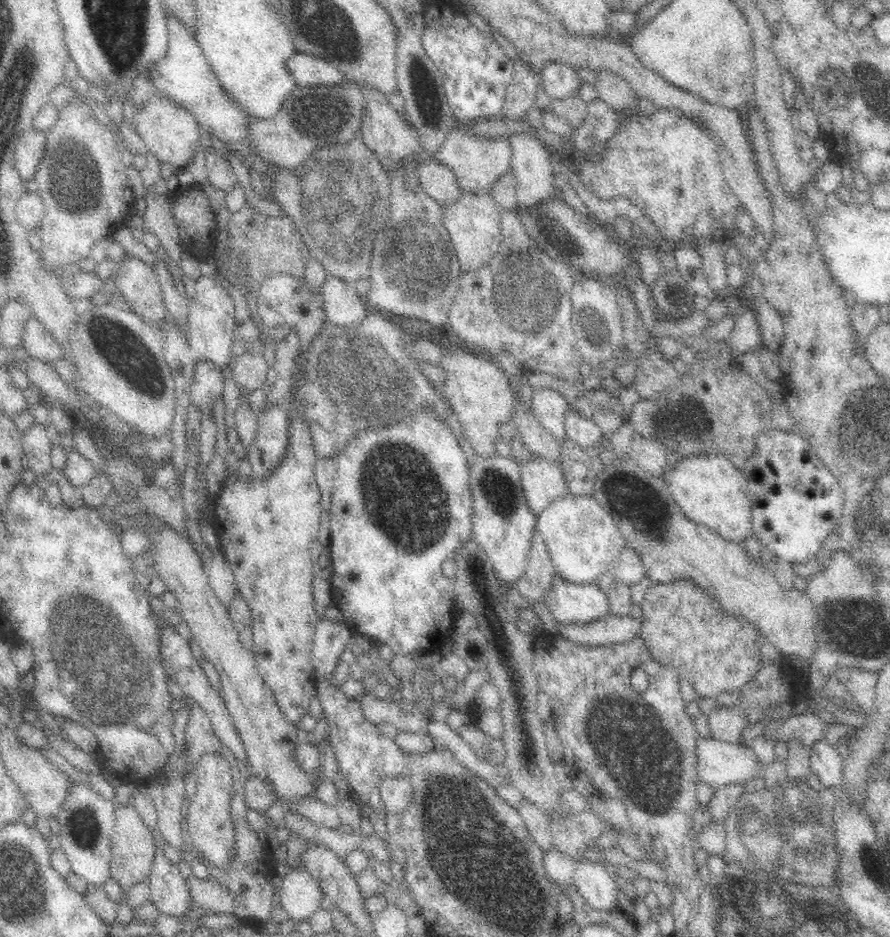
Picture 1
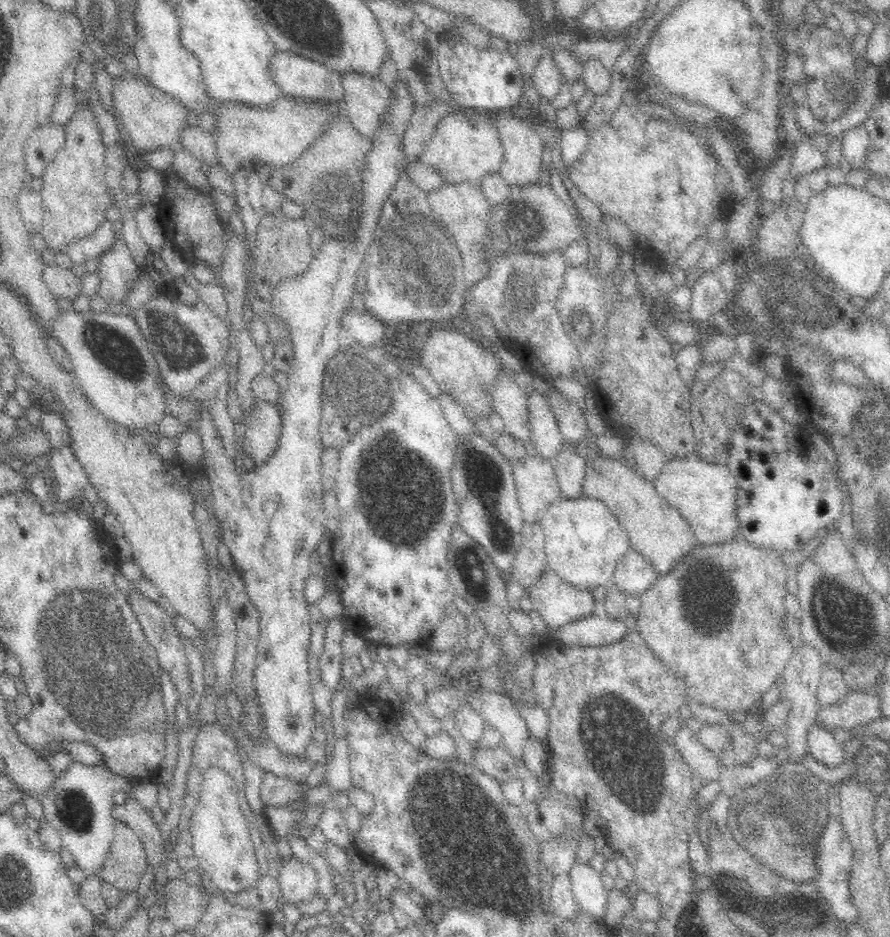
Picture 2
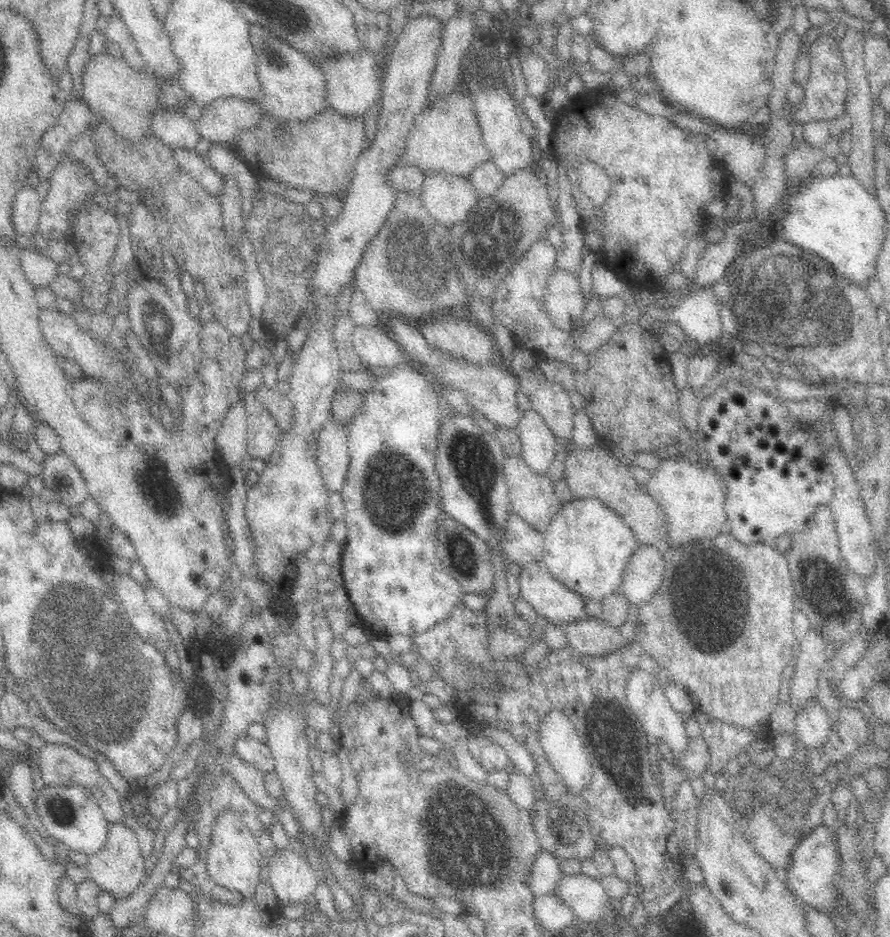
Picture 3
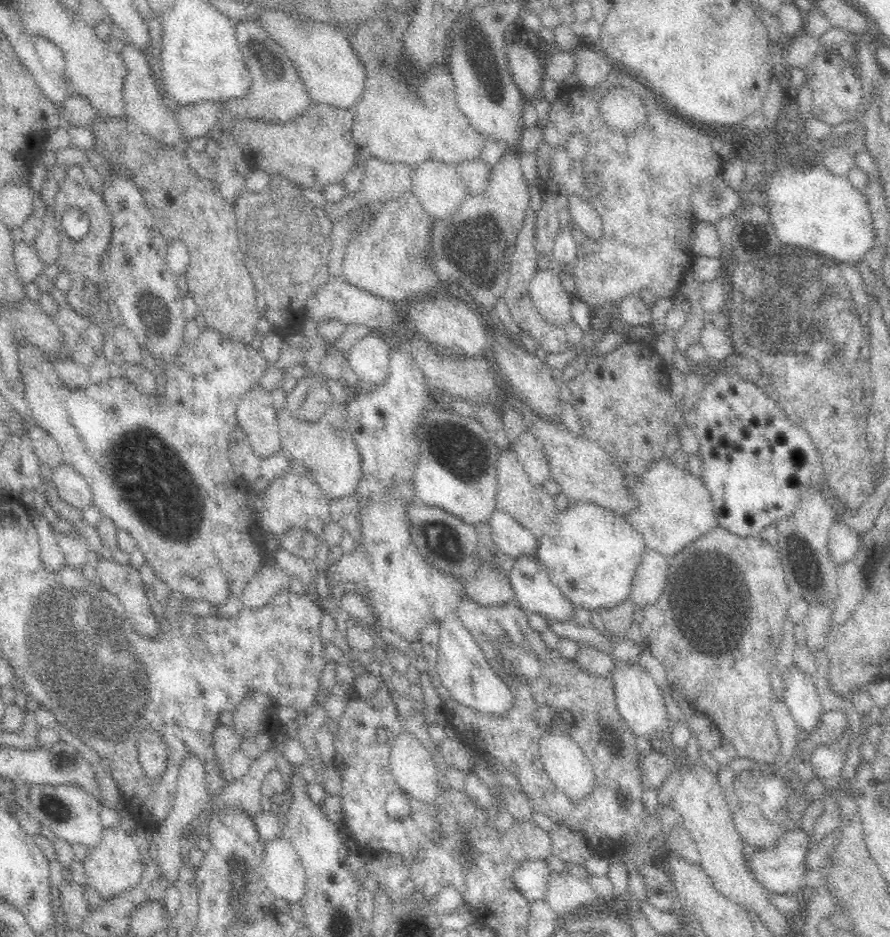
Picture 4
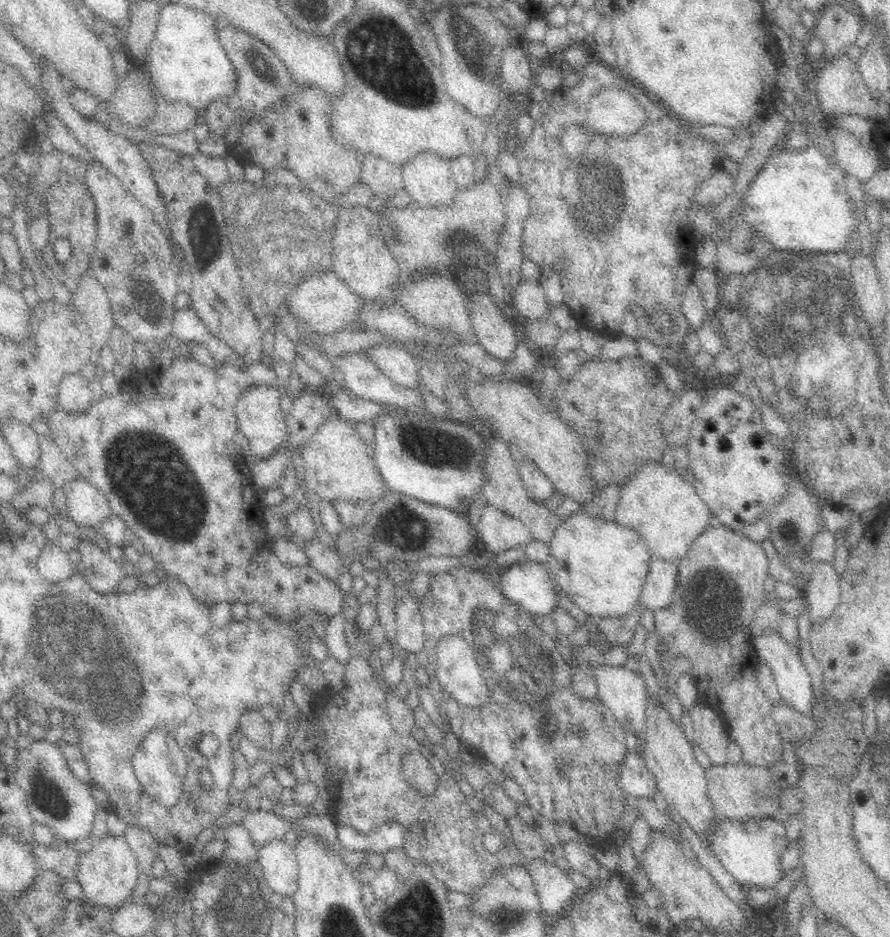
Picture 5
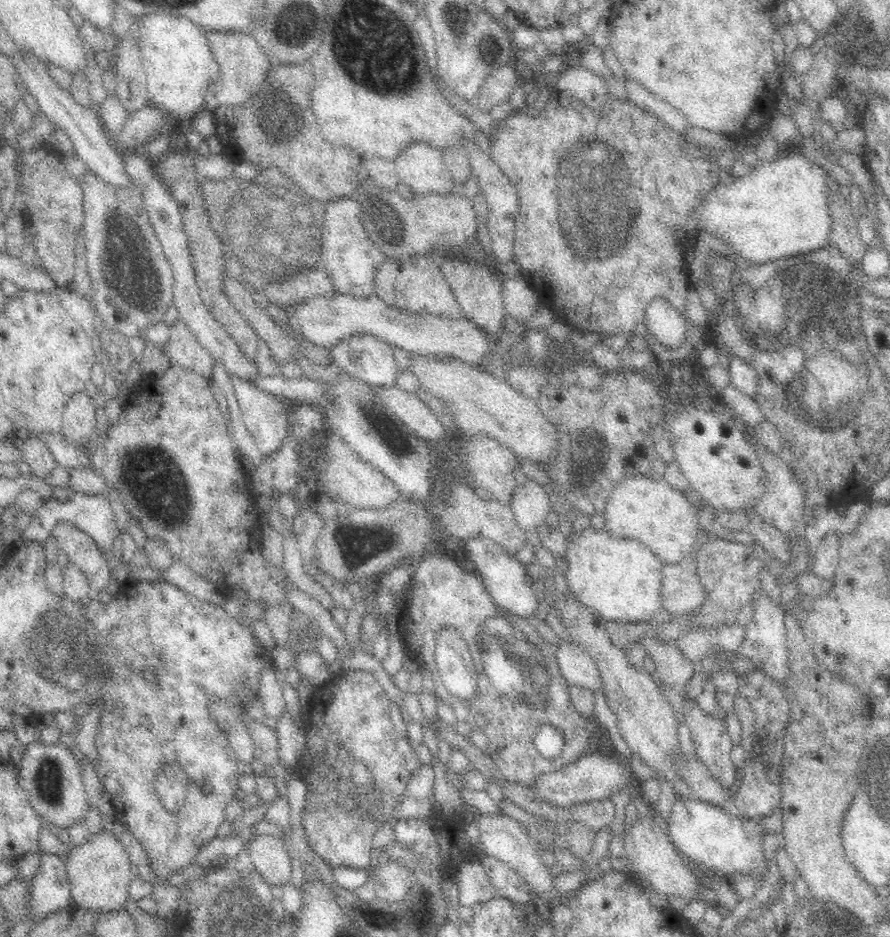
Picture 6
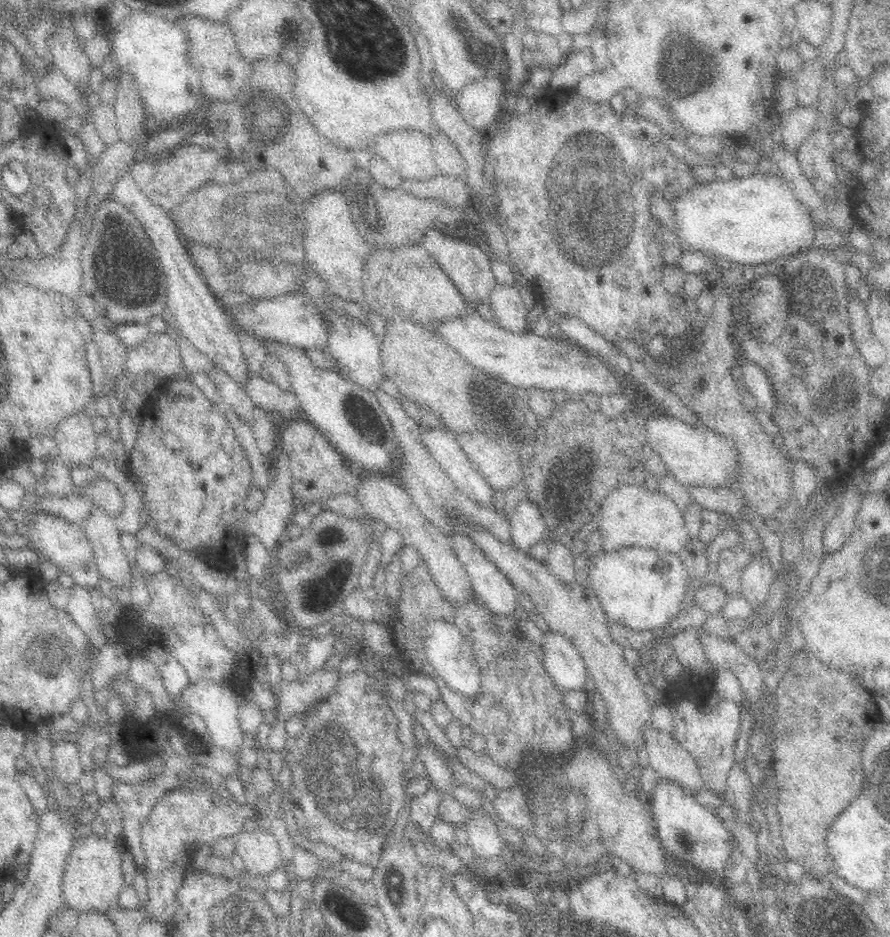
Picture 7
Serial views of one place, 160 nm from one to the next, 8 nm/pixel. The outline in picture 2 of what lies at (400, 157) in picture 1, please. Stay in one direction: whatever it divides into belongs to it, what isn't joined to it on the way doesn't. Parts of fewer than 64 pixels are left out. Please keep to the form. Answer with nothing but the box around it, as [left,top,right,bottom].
[340,70,390,139]

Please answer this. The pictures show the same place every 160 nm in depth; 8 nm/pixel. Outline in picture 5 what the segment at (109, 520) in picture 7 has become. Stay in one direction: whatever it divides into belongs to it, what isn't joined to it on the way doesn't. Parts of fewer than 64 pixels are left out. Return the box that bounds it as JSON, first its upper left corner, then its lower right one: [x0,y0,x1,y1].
[62,479,112,532]

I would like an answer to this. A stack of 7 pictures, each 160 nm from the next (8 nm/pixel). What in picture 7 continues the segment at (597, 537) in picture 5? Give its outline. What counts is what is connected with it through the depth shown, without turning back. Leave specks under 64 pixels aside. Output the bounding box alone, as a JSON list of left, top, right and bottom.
[586,548,691,631]

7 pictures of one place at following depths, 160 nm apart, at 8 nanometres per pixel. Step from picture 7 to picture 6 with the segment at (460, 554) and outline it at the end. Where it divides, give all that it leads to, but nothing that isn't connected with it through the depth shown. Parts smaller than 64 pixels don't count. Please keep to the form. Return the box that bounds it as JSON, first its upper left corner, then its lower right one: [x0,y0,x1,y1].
[462,536,538,618]

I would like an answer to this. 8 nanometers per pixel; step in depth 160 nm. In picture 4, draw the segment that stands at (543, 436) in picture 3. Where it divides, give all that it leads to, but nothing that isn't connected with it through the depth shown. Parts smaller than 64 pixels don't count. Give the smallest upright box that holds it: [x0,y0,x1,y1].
[512,434,551,487]

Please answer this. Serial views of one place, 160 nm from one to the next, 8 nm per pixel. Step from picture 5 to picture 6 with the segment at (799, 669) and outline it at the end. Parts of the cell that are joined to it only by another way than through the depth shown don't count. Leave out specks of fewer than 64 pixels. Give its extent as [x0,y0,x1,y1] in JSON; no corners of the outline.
[734,587,790,687]

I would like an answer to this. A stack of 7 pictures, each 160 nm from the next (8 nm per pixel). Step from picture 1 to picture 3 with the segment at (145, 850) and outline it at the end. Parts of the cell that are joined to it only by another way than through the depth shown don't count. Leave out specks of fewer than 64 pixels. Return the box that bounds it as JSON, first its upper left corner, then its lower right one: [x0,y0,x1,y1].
[83,822,150,899]

